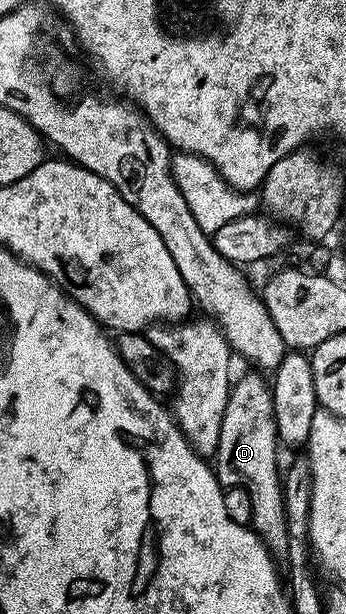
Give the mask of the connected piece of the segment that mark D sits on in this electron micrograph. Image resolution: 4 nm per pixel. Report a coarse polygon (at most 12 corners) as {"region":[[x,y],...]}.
{"region":[[231,384],[213,470],[283,561],[289,527],[271,385]]}

